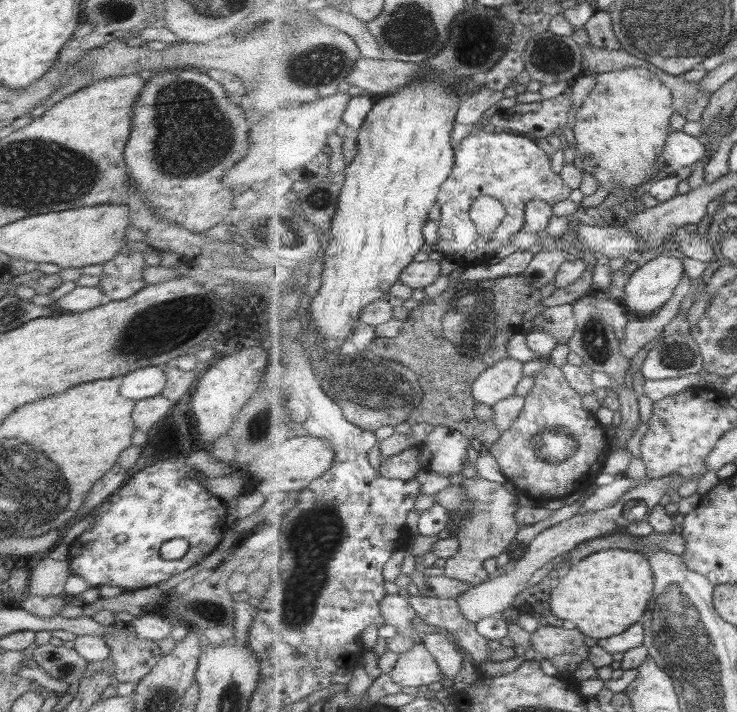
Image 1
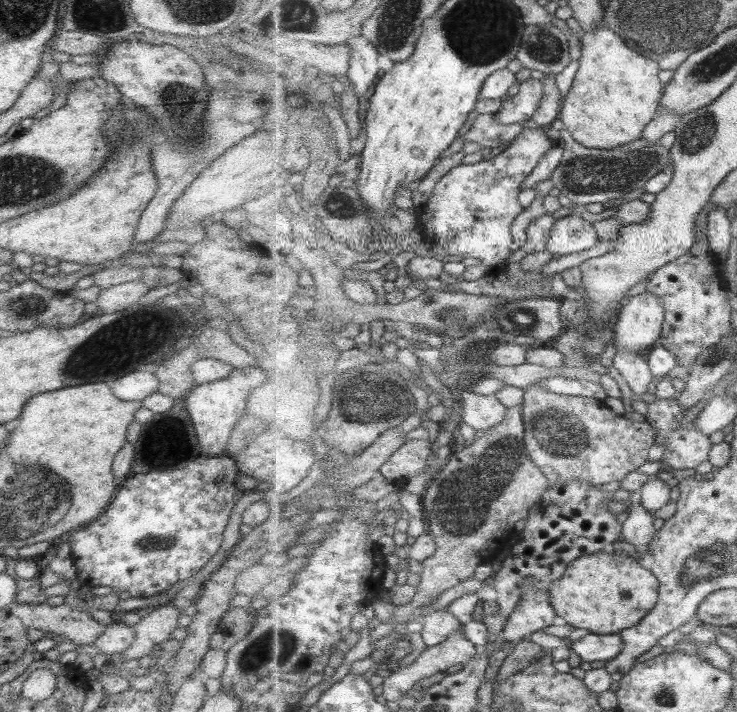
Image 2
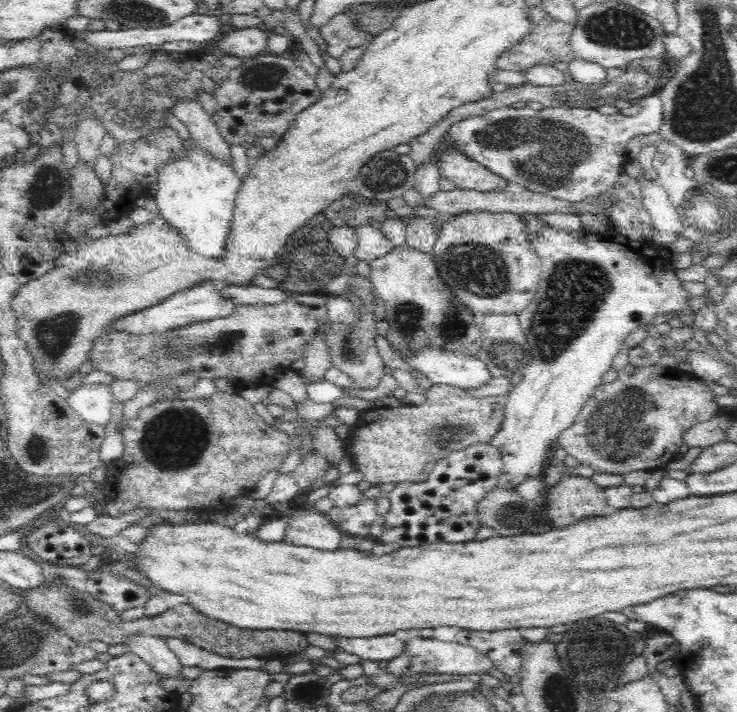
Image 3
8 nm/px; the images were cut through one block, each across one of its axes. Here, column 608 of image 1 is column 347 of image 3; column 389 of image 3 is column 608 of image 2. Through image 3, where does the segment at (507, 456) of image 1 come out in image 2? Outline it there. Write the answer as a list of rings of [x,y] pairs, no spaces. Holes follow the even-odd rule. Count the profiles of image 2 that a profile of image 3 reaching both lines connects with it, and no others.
[[[535,383],[525,389],[522,404],[526,424],[526,444],[531,460],[547,475],[550,485],[560,481],[583,480],[593,486],[603,486],[609,482],[619,482],[627,478],[629,472],[638,470],[649,458],[651,446],[656,444],[654,426],[647,420],[636,422],[610,410],[604,402],[583,396],[563,396],[548,391]]]

